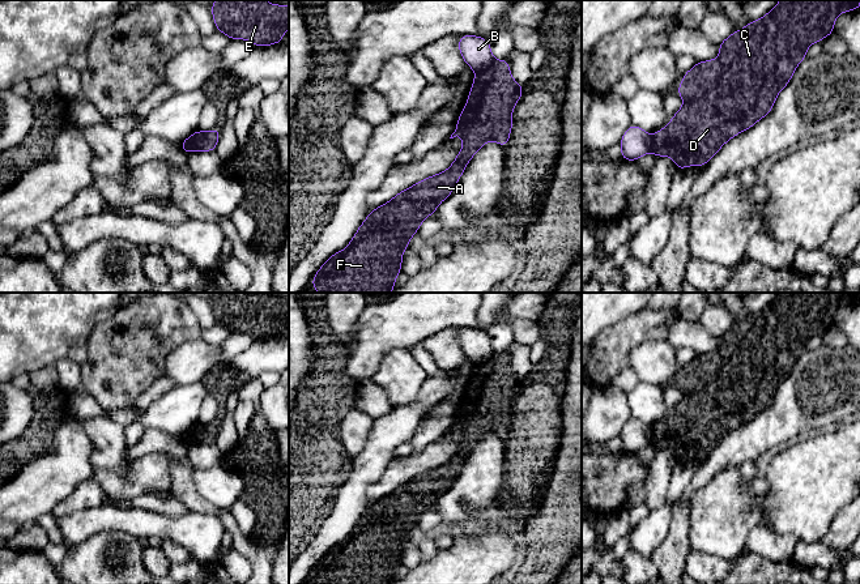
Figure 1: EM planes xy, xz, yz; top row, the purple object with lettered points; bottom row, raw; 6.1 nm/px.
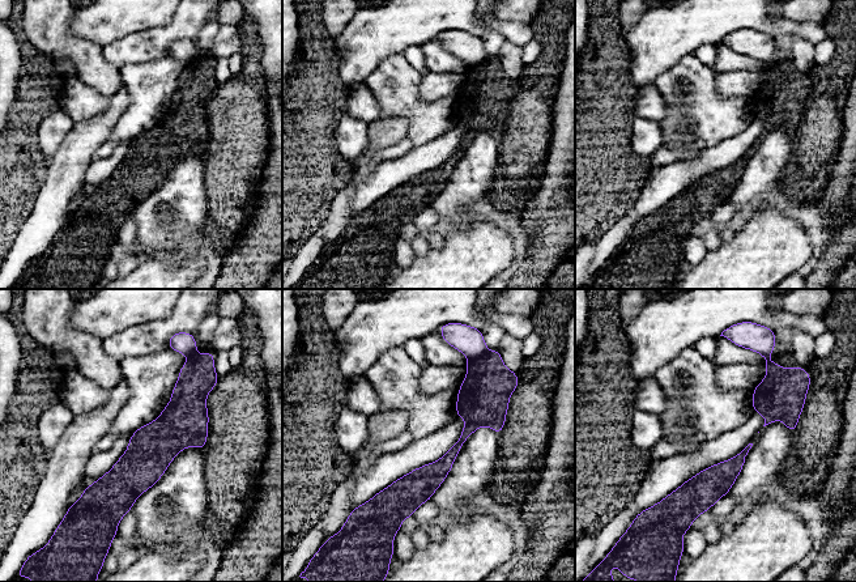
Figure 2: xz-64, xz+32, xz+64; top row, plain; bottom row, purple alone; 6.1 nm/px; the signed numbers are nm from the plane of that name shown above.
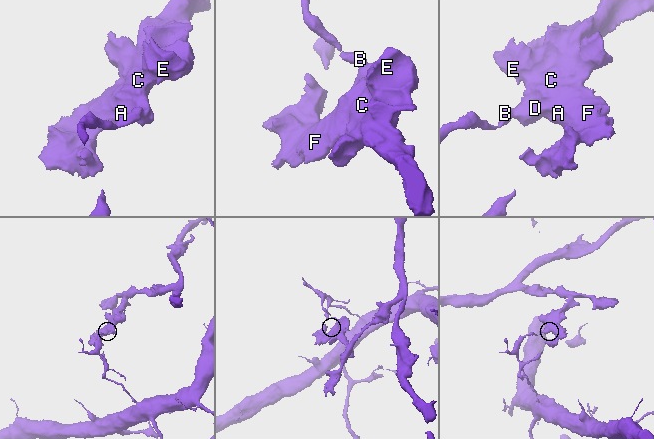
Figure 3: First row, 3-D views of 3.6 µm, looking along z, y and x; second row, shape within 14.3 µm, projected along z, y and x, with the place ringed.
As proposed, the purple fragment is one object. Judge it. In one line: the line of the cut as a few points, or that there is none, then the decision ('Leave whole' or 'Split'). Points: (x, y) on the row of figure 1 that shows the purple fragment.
Split along xz (494, 60), (477, 72). Split

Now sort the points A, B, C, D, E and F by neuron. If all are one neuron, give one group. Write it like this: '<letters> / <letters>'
A C D E F / B

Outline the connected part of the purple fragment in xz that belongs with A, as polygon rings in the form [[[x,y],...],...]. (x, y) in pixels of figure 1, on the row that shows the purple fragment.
[[[507,59],[497,60],[485,69],[478,71],[473,78],[465,107],[460,112],[456,129],[450,137],[463,137],[463,148],[452,165],[443,172],[431,175],[420,180],[414,186],[405,188],[388,203],[370,212],[346,248],[333,253],[319,268],[310,286],[314,286],[316,293],[325,293],[327,290],[331,293],[391,293],[395,287],[396,277],[401,272],[403,253],[404,250],[409,247],[410,238],[414,236],[414,234],[418,231],[423,219],[435,213],[439,204],[452,193],[473,155],[484,146],[486,141],[494,141],[503,148],[507,146],[512,129],[512,110],[521,95],[523,85],[518,84],[512,78]]]

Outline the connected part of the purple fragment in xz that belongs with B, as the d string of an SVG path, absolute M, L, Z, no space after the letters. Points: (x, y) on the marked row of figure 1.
M460 35L457 38L459 52L471 69L478 72L495 61L486 38L477 35Z

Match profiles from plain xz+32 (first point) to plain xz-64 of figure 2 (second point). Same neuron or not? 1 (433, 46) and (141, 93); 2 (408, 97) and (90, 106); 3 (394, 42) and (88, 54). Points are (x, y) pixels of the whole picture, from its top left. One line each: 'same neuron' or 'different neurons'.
1: different neurons
2: different neurons
3: different neurons

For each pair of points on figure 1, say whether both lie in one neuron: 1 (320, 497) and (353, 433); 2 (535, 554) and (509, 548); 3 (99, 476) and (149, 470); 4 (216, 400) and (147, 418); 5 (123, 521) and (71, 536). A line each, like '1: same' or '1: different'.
1: different
2: different
3: same
4: different
5: same

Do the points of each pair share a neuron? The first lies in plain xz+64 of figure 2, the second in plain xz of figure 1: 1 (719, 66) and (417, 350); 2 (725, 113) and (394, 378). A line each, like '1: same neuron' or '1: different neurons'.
1: different neurons
2: same neuron

